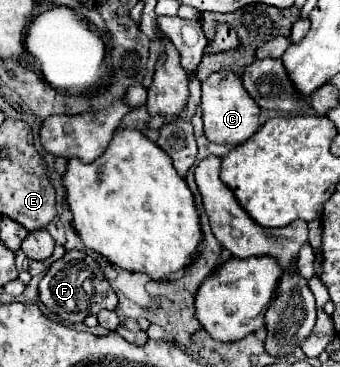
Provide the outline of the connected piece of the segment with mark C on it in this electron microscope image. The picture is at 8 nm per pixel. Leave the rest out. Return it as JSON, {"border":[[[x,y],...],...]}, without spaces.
{"border":[[[216,72],[208,80],[202,82],[202,120],[204,120],[204,134],[214,144],[230,144],[240,146],[248,138],[254,136],[254,132],[260,128],[258,116],[260,108],[246,96],[246,90],[242,88],[242,80],[234,76],[234,72]]]}

